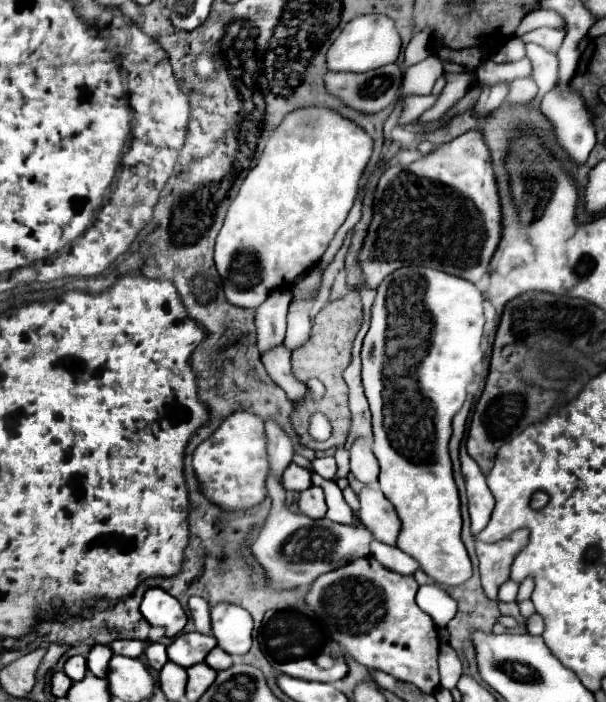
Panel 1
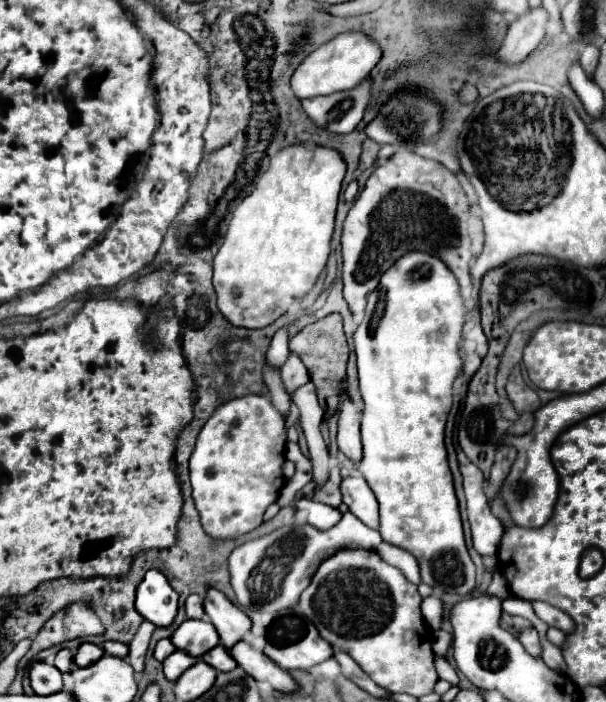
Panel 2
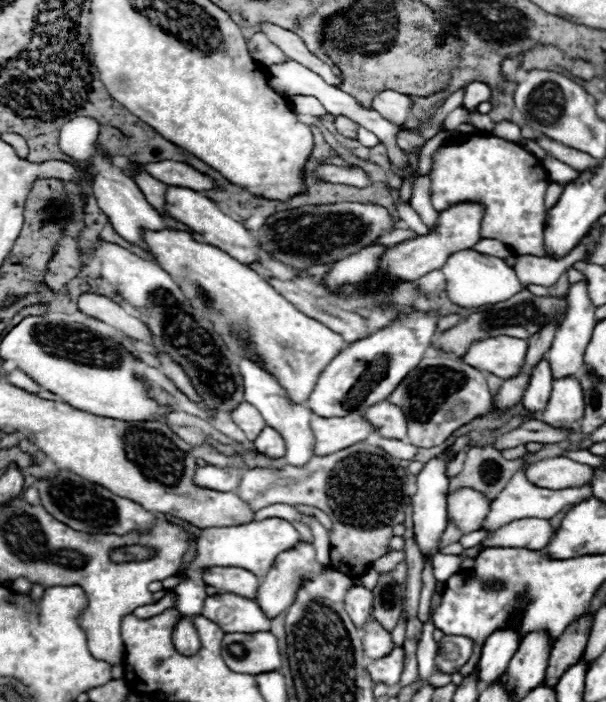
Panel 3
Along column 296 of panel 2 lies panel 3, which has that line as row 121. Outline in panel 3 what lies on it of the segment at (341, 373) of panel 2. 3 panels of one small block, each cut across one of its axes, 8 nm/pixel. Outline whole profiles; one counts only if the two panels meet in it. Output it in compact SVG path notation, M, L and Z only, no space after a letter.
M336 116L334 118L334 126L336 126L336 130L342 134L342 136L346 136L346 138L350 138L350 140L356 140L358 138L358 124L354 122L354 120L350 120L350 118L346 118L346 116Z

